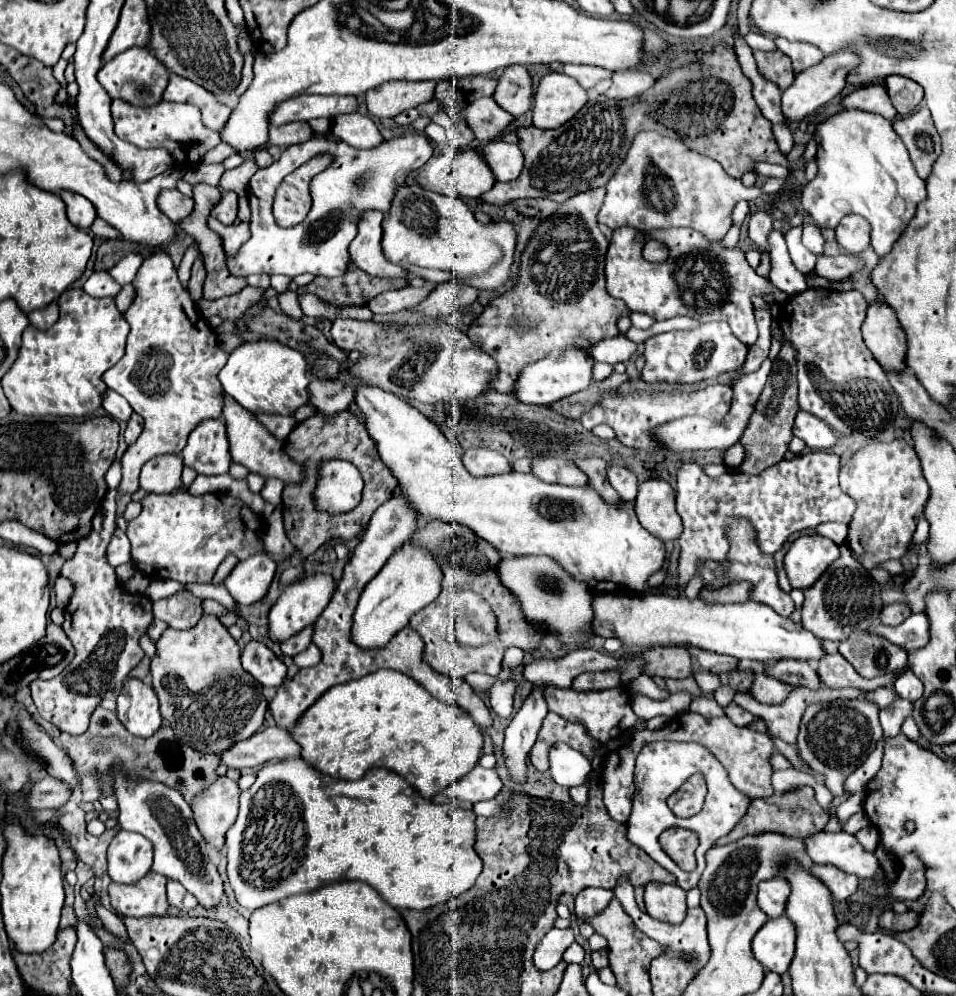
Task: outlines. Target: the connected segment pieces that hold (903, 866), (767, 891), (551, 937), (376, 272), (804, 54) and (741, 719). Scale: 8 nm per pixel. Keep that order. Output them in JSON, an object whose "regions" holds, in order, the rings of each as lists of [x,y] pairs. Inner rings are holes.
{"regions":[[[[908,854],[908,858],[900,860],[900,874],[896,884],[890,888],[888,896],[894,896],[898,900],[916,900],[926,890],[924,882],[924,864]]],[[[776,876],[772,880],[760,882],[758,886],[758,904],[768,914],[768,918],[778,918],[784,914],[788,896],[790,896],[790,884],[786,878]]],[[[552,928],[538,944],[536,952],[534,952],[534,964],[540,970],[550,970],[554,968],[560,960],[562,954],[566,952],[566,948],[574,944],[574,932],[570,928],[562,930],[562,928]]],[[[376,212],[364,214],[364,218],[360,222],[358,238],[354,238],[350,248],[348,248],[350,258],[360,270],[364,270],[372,276],[406,278],[408,276],[406,270],[388,262],[382,254],[382,218],[384,216],[376,214]]],[[[776,38],[774,44],[778,50],[782,50],[792,60],[794,72],[802,72],[804,68],[814,66],[816,62],[820,62],[824,58],[822,50],[818,50],[816,46],[812,46],[808,42],[792,42],[786,38]]],[[[728,704],[726,706],[726,716],[734,722],[734,724],[738,724],[738,726],[744,726],[744,724],[750,724],[752,720],[754,720],[754,716],[750,714],[750,712],[746,712],[744,708],[740,708],[738,704]]]]}

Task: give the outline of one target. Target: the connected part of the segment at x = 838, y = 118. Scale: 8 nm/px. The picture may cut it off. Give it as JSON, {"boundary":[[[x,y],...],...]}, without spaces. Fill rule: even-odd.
{"boundary":[[[842,110],[832,116],[826,116],[822,122],[816,124],[814,140],[818,144],[816,162],[818,162],[818,174],[812,182],[806,184],[802,190],[800,202],[804,212],[820,226],[820,228],[836,228],[838,222],[846,214],[860,214],[864,216],[872,226],[872,248],[878,256],[886,256],[892,248],[892,244],[898,240],[902,230],[908,226],[916,212],[916,204],[926,198],[924,180],[916,174],[906,146],[900,140],[900,136],[894,132],[892,122],[886,120],[880,114],[864,112],[864,110]]]}

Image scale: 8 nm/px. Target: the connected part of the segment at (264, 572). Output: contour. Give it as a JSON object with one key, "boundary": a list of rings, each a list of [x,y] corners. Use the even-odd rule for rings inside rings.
{"boundary":[[[254,554],[240,560],[230,576],[222,582],[222,586],[226,586],[236,604],[250,606],[266,594],[274,572],[276,562],[268,554]]]}

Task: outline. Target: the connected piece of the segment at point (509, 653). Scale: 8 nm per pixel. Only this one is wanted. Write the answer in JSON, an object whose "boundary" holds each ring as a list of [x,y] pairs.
{"boundary":[[[508,648],[506,650],[506,654],[504,654],[504,668],[510,668],[510,672],[514,672],[514,668],[518,668],[518,666],[522,666],[522,656],[524,656],[524,652],[520,650],[520,648]]]}

